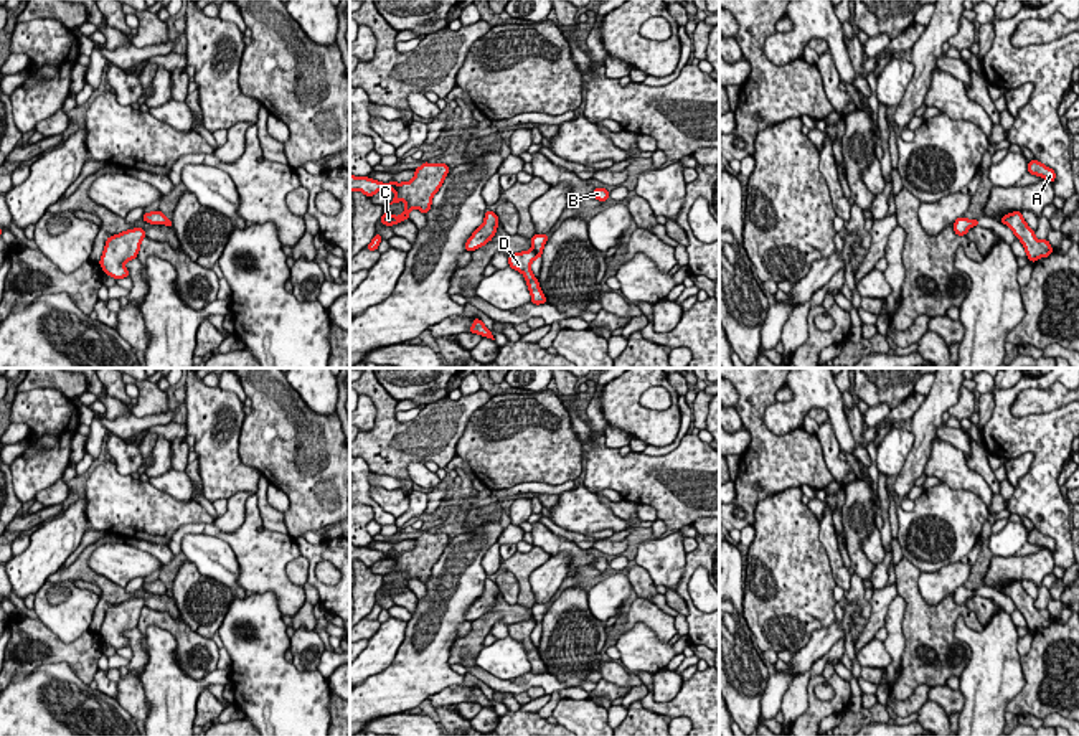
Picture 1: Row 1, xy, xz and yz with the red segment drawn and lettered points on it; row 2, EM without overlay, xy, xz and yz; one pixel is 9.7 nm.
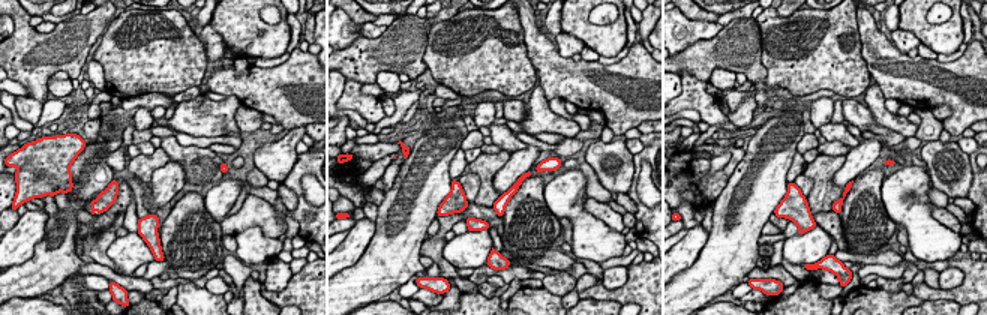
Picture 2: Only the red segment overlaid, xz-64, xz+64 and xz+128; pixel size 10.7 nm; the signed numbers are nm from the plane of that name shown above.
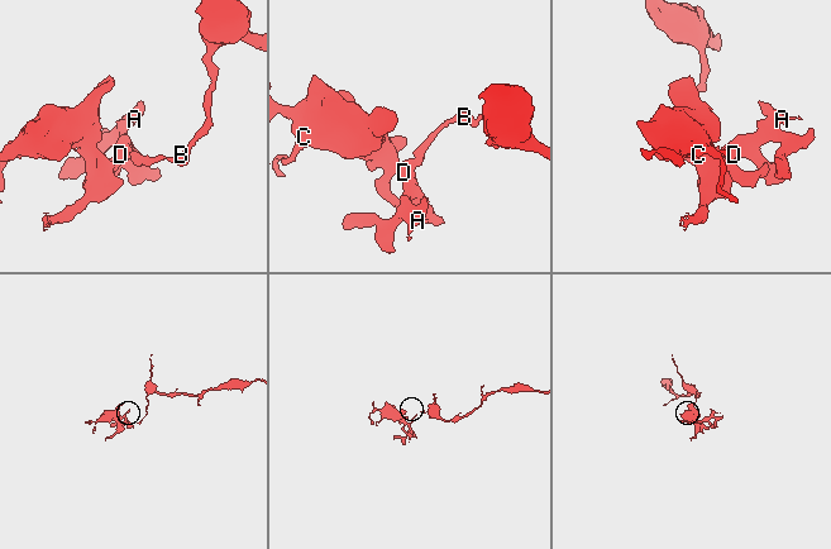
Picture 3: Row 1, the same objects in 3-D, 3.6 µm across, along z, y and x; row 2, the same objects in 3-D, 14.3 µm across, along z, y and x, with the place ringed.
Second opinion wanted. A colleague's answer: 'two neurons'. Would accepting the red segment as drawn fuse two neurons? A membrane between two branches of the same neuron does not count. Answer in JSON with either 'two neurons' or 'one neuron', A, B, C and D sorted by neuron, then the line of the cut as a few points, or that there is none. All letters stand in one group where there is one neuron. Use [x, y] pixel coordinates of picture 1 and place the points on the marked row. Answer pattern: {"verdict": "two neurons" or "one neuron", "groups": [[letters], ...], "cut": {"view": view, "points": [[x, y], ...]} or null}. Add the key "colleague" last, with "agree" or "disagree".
{"verdict": "two neurons", "groups": [["A", "C", "D"], ["B"]], "cut": {"view": "xz", "points": [[533, 248], [535, 258]]}, "colleague": "agree"}

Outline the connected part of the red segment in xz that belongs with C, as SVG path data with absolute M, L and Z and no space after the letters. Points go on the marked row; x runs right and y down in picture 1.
M424 162L419 168L414 170L414 178L411 182L403 183L381 183L378 180L371 180L368 177L353 177L350 173L350 193L353 190L360 190L368 198L381 190L393 190L396 195L393 198L393 203L404 201L406 208L401 216L394 216L391 213L383 213L381 223L386 226L393 226L396 223L401 223L403 219L409 219L409 211L412 208L417 208L421 213L429 213L432 196L437 193L441 185L444 183L449 167L445 163L427 163Z

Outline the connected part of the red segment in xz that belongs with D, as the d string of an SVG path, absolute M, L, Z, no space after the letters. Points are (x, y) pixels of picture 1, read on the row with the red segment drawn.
M535 249L516 252L508 256L508 264L511 269L525 276L528 290L531 294L531 304L540 305L540 304L546 304L546 297L538 284L538 279L533 276L530 269L535 257L536 257Z

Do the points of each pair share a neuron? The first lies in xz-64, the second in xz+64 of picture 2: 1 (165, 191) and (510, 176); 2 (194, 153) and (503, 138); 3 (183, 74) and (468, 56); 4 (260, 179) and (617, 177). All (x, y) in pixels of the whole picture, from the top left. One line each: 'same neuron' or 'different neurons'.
1: same neuron
2: same neuron
3: same neuron
4: different neurons

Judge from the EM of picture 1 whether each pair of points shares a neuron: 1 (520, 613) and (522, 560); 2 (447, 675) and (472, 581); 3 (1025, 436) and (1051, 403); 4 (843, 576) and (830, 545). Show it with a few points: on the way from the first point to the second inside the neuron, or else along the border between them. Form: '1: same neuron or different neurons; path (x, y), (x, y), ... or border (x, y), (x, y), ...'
1: different neurons; border (517, 604), (528, 609)
2: same neuron; path (439, 652), (439, 629), (449, 604)
3: different neurons; border (1061, 406), (1023, 416), (1010, 415)
4: same neuron; path (838, 568), (833, 553)

